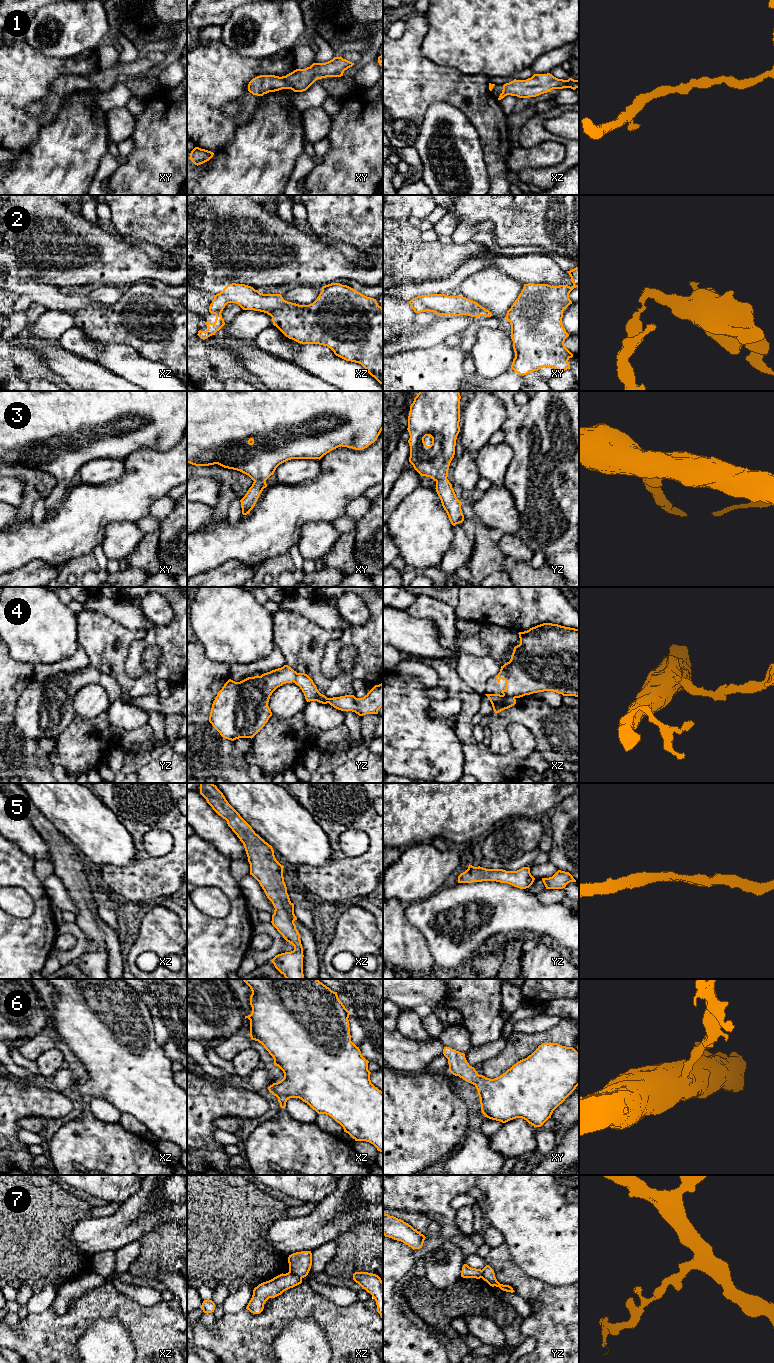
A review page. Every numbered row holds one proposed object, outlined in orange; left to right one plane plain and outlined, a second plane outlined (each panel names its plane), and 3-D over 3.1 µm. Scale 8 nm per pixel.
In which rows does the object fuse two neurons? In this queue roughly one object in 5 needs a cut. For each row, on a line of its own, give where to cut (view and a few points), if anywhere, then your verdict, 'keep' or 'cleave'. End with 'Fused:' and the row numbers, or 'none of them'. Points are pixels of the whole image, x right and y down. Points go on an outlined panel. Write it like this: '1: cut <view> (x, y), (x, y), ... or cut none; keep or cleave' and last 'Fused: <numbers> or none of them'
1: cut none; keep
2: cut none; keep
3: cut none; keep
4: cut none; keep
5: cut none; keep
6: cut none; keep
7: cut xz (289, 1271), (301, 1278); cleave
Fused: 7

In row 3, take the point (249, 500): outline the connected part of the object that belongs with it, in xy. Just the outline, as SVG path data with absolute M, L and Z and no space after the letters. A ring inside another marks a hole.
M187 391L187 463L195 466L218 464L224 468L240 471L254 482L240 500L242 514L247 515L255 506L266 480L276 468L291 459L321 459L330 451L342 446L363 450L374 443L383 430L383 391Z

